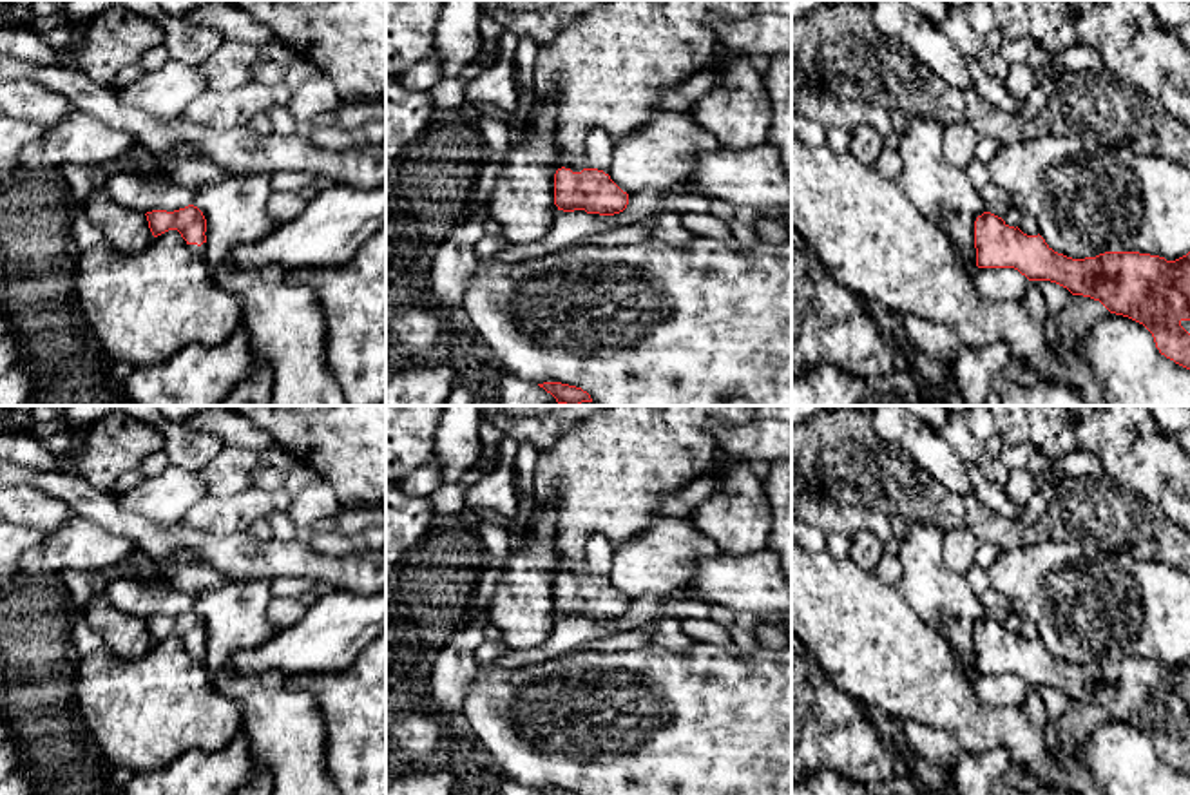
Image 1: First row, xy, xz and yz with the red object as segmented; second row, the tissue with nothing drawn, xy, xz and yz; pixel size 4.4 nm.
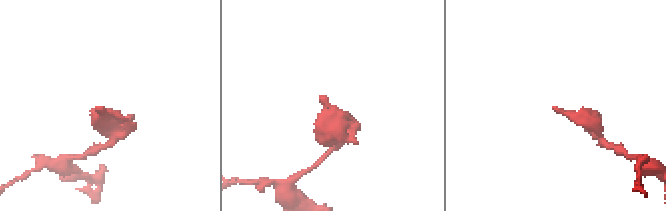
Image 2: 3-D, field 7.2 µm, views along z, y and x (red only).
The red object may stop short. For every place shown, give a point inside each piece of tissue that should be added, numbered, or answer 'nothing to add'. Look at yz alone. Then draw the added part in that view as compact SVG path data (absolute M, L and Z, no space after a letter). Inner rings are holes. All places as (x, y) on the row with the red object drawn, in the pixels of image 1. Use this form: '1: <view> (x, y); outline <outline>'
nothing to add

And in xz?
1: xz (598, 147); outline M594 129L587 134L581 159L585 168L607 170L612 165L614 141L605 130Z

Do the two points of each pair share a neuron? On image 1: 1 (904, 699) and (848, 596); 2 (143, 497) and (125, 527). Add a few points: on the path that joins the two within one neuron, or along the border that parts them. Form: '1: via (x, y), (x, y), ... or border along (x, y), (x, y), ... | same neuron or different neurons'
1: via (899, 674), (852, 622) | same neuron
2: border along (115, 497), (125, 509), (160, 526), (174, 524) | different neurons

